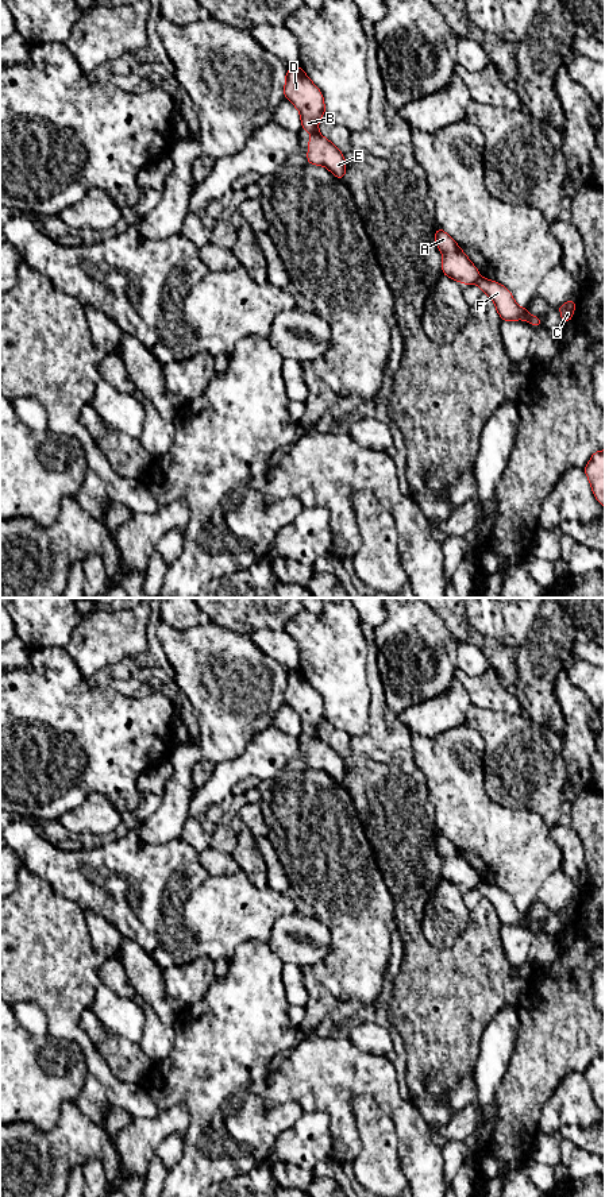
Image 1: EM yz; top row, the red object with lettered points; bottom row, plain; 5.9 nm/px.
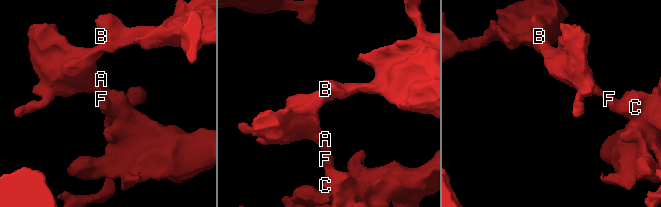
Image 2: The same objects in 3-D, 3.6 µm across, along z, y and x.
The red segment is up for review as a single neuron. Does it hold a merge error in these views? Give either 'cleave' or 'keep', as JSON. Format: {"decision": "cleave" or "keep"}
{"decision": "cleave"}

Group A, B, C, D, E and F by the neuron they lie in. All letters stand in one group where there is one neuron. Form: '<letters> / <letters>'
A B D E / C F

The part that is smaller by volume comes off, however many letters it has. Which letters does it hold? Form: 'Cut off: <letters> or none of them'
Cut off: C, F

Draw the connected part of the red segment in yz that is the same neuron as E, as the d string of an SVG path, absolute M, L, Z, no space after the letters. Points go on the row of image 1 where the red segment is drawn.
M298 65L289 67L285 76L284 96L298 109L301 128L311 132L308 163L324 166L343 179L347 165L342 151L319 132L319 119L325 115L323 93Z

